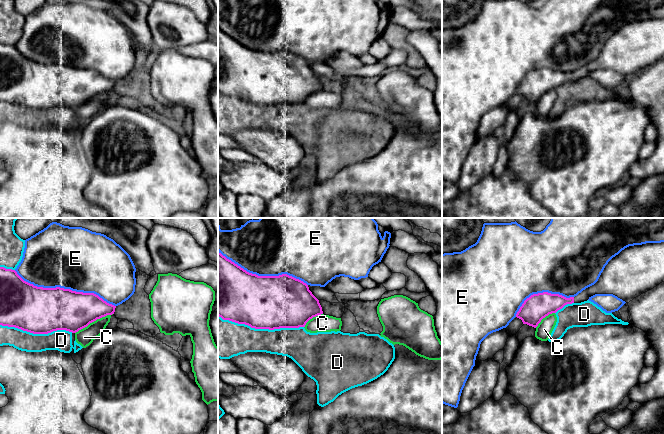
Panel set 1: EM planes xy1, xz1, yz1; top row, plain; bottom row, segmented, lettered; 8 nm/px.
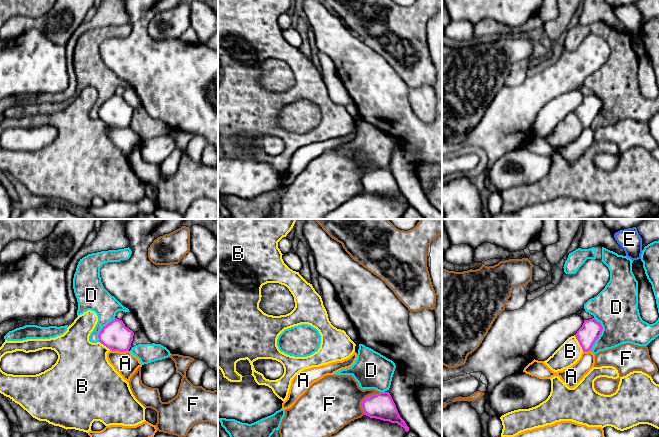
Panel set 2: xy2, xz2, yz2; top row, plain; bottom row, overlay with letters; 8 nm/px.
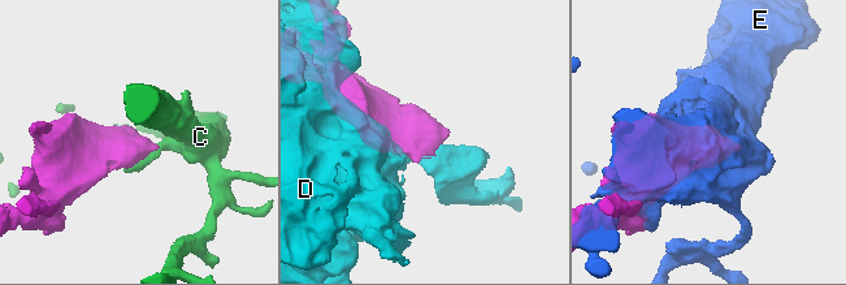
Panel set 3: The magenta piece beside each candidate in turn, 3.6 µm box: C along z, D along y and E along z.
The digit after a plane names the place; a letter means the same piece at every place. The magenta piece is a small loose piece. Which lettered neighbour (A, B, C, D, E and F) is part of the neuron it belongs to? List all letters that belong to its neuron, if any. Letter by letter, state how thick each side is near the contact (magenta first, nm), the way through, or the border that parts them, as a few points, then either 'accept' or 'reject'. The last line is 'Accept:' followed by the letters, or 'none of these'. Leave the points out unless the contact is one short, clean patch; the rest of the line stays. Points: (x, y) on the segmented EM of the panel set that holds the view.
A: 220/180 nm | along xy2 (110, 349), (128, 351) | reject
B: 160/180 nm | along yz2 (574, 335), (583, 351) | reject
C: 320/140 nm | reject
D: 440/280 nm | reject
E: 360/480 nm | reject
F: 220/420 nm | reject
Accept: none of these

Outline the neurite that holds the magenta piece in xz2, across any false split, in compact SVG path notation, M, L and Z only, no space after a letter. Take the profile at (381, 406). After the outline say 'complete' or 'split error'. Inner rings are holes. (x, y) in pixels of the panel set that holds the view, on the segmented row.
M380 392L366 397L362 403L364 415L370 418L376 418L391 423L397 423L409 431L409 427L405 421L400 417L396 405L389 392Z | complete

